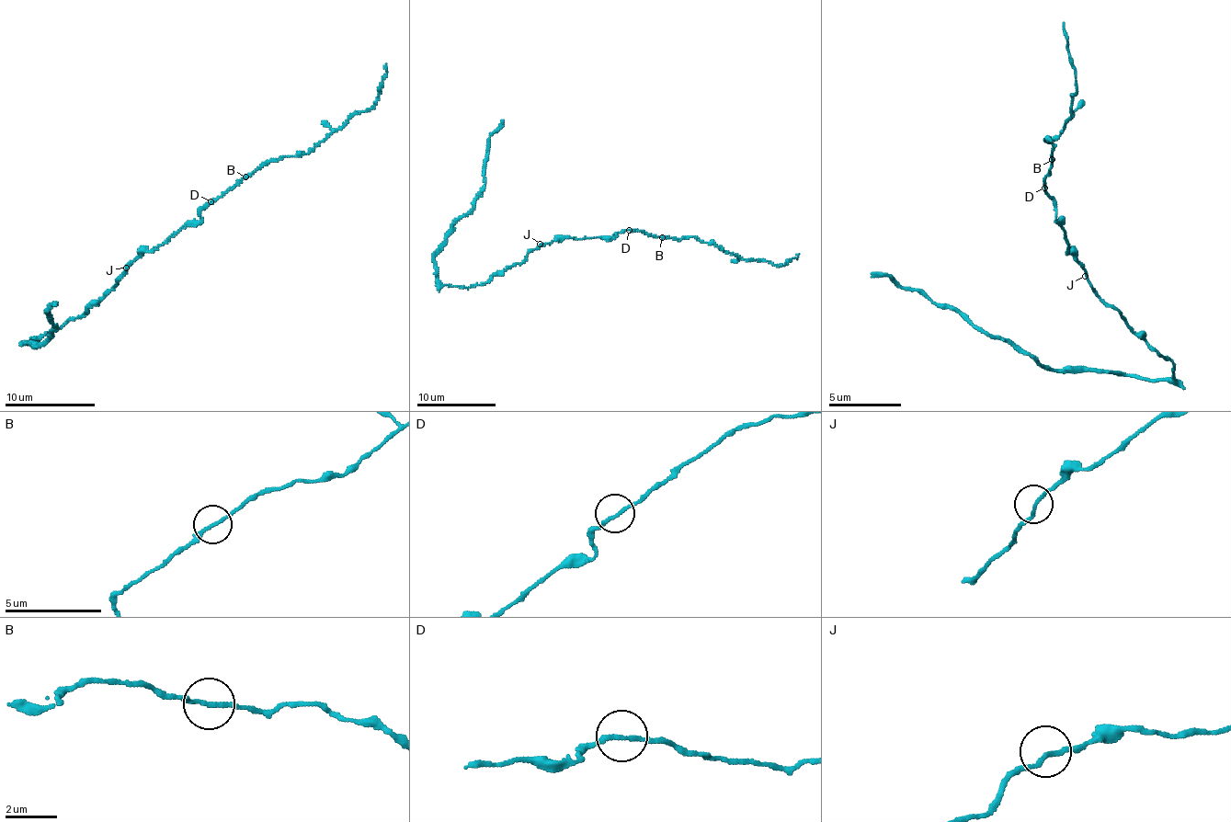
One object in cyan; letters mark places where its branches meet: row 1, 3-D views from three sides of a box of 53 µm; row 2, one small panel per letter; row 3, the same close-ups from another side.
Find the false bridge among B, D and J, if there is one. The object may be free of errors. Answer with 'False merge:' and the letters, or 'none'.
False merge: B

